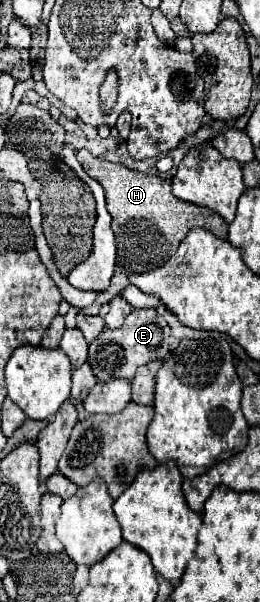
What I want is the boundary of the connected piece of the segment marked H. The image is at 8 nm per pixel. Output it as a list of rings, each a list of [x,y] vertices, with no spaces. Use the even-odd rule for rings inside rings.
[[[85,149],[77,151],[77,159],[93,179],[103,183],[107,209],[115,221],[113,231],[117,237],[117,251],[119,251],[121,265],[125,259],[129,259],[129,269],[139,269],[139,273],[145,273],[163,265],[167,259],[171,259],[171,255],[179,247],[179,241],[187,235],[191,227],[205,227],[217,237],[223,237],[223,239],[227,237],[229,225],[221,215],[213,213],[209,207],[199,207],[199,205],[177,199],[171,193],[171,183],[167,179],[145,175],[133,169],[127,169],[125,165],[119,165],[119,163],[103,161]],[[137,227],[145,229],[145,243],[143,239],[139,241],[131,237],[131,233],[137,233]]]

